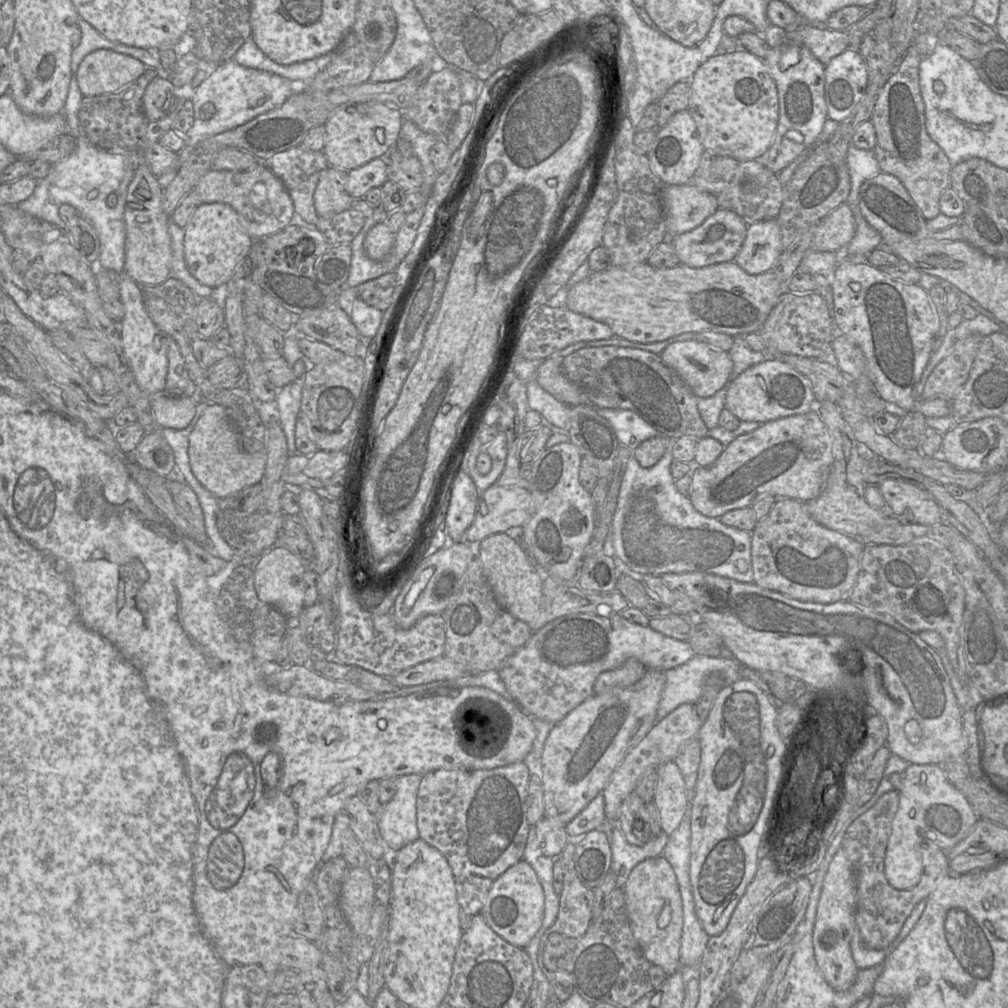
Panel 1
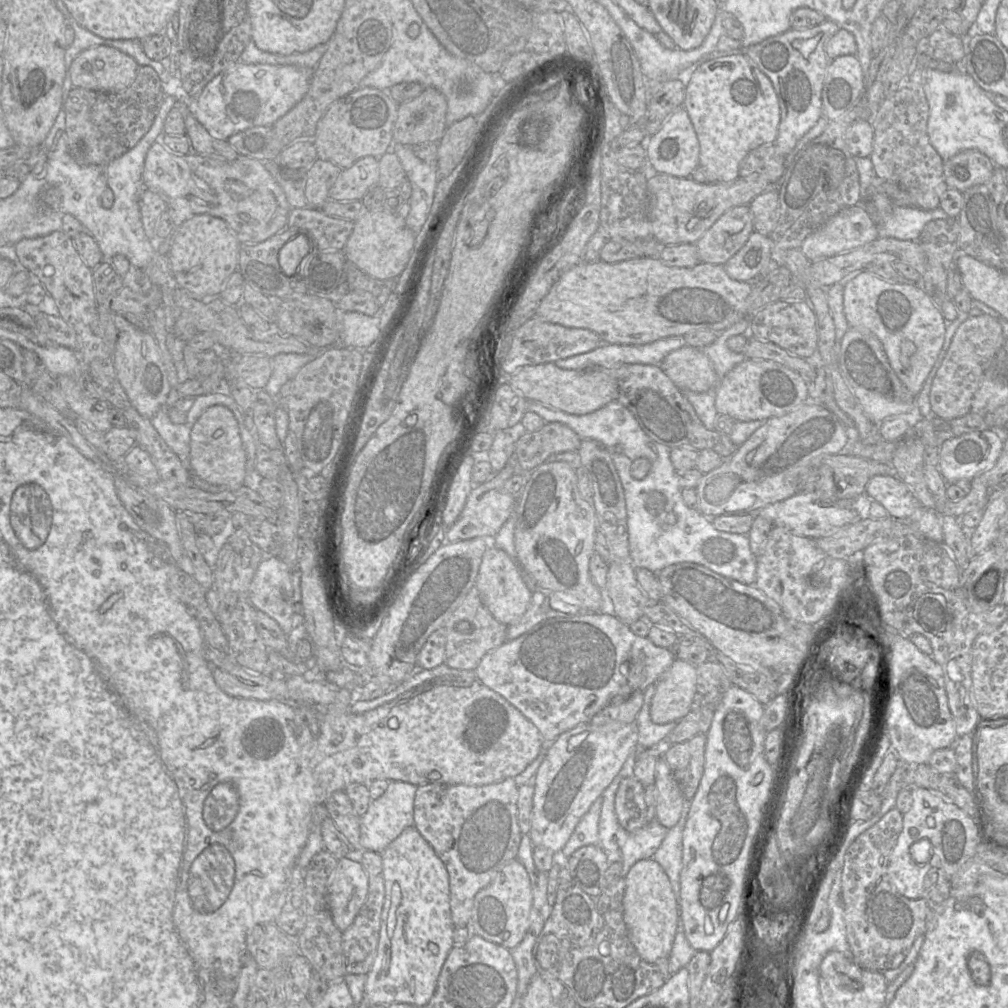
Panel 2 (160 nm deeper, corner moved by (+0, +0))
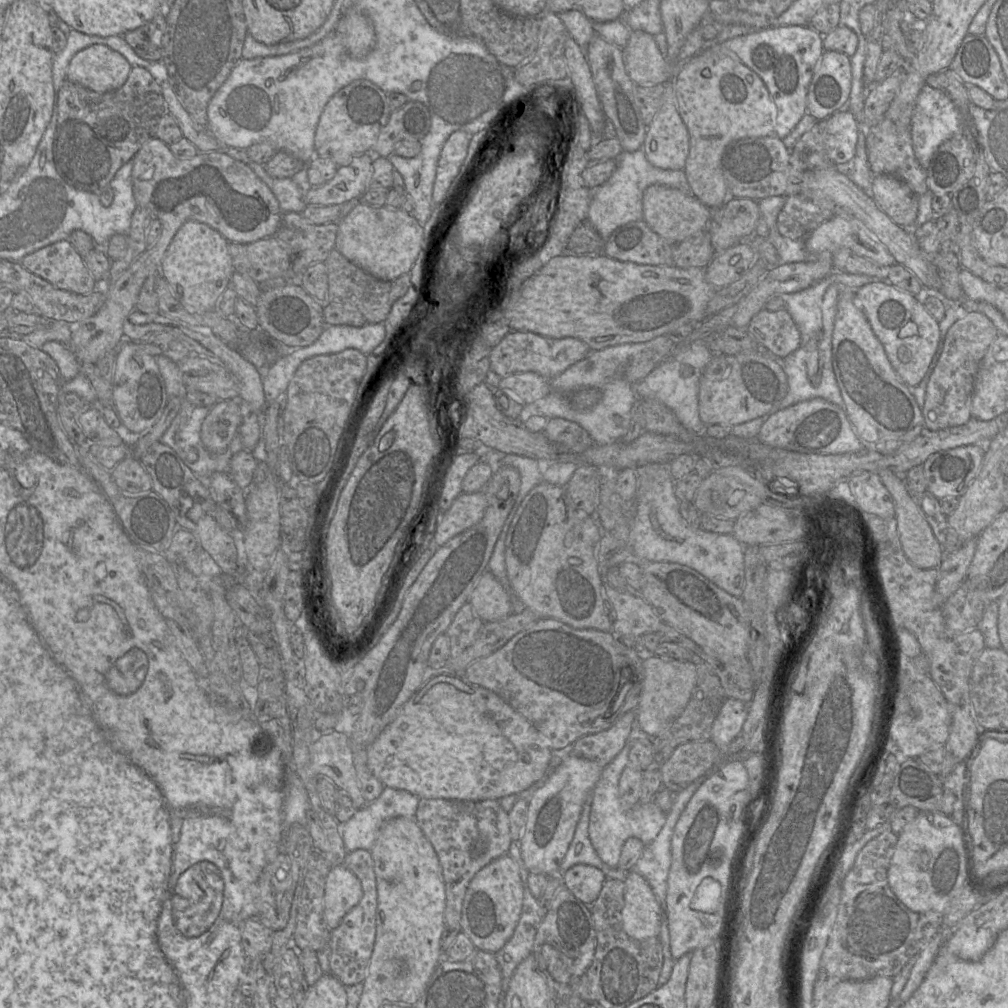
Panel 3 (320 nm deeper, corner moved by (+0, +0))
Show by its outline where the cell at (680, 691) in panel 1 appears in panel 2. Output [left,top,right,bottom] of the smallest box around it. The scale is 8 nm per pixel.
[636,685,678,749]

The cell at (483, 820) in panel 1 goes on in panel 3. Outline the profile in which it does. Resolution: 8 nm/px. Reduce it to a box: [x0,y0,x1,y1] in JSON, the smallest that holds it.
[415,798,513,958]

